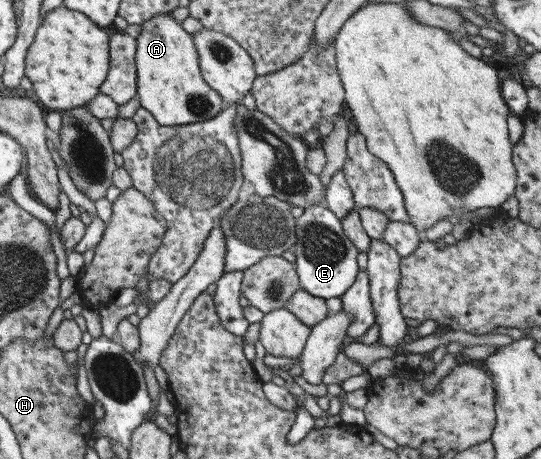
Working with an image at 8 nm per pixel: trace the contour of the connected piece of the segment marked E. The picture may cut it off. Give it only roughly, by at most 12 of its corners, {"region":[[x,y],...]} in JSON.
{"region":[[325,205],[296,219],[301,289],[341,297],[358,249]]}

